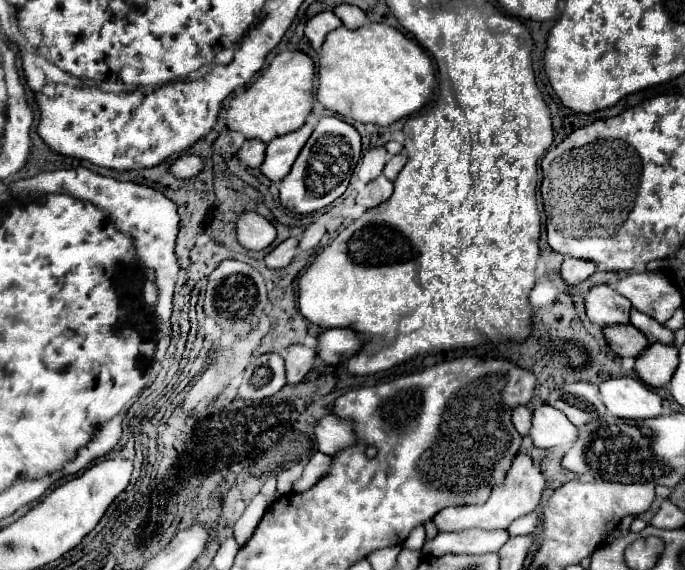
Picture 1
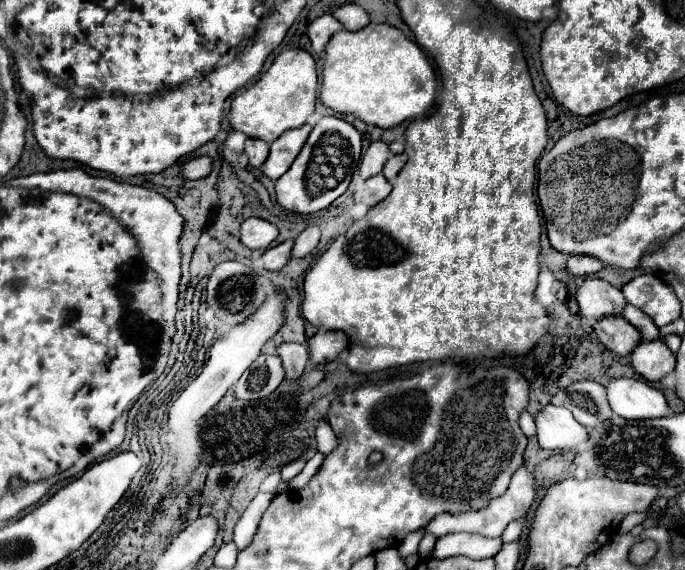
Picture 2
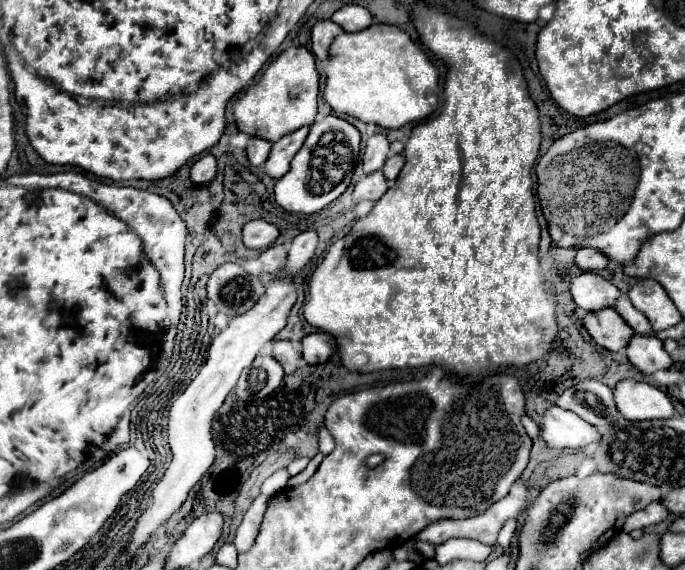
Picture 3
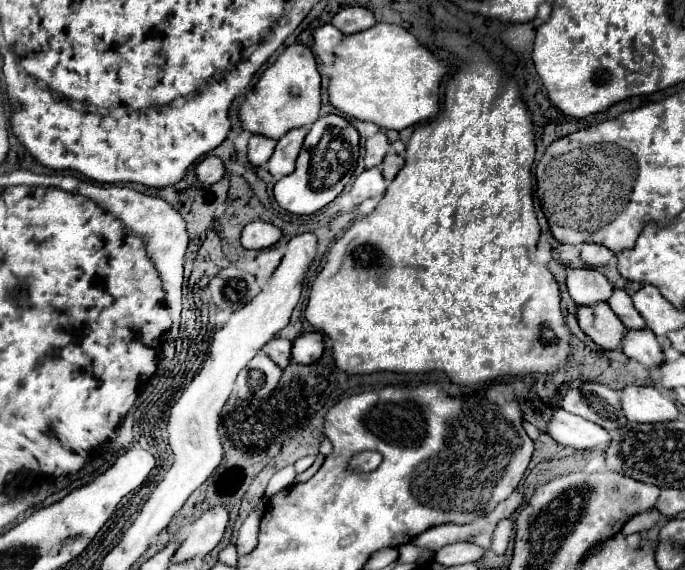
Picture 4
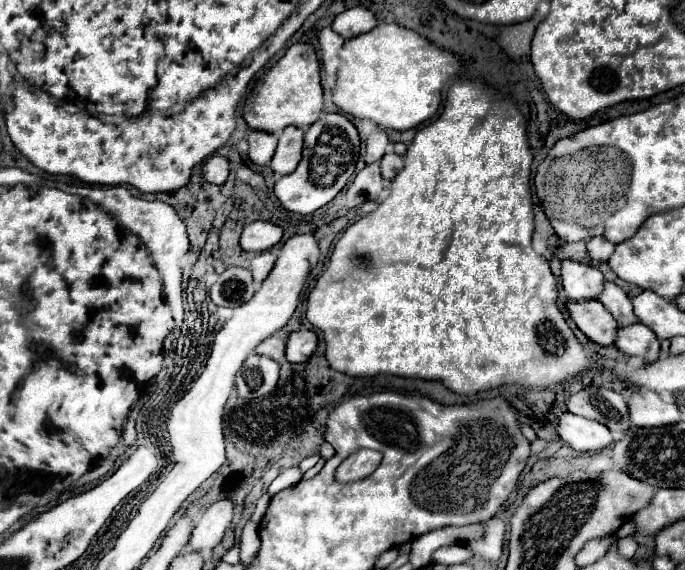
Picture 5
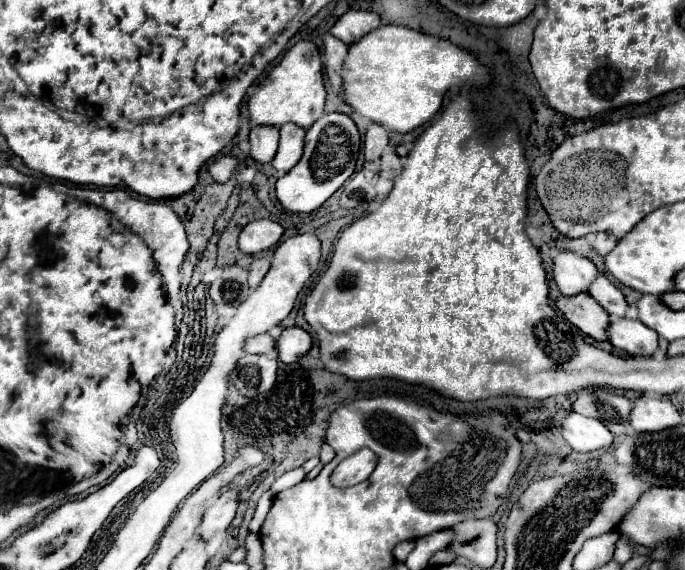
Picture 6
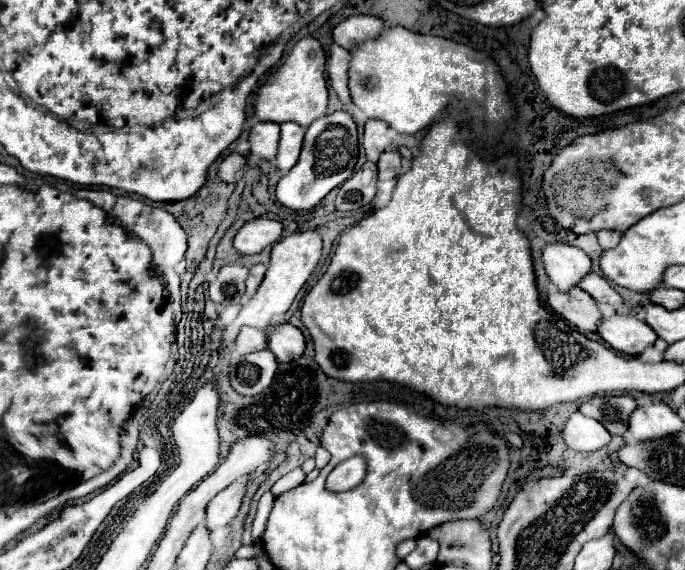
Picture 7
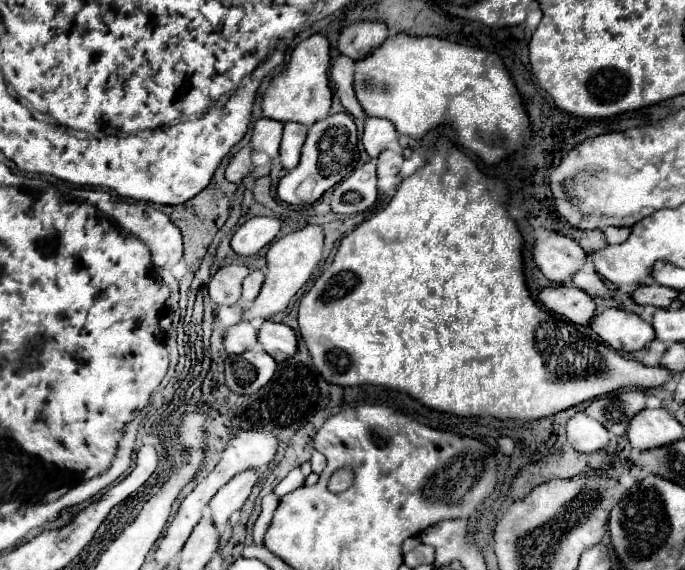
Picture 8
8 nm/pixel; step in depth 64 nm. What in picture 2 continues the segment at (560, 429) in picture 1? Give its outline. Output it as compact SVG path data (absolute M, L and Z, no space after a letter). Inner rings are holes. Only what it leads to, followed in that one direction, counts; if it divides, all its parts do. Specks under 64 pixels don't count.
M544 406L536 416L536 438L540 448L548 450L574 450L586 442L588 432L574 416L562 406Z

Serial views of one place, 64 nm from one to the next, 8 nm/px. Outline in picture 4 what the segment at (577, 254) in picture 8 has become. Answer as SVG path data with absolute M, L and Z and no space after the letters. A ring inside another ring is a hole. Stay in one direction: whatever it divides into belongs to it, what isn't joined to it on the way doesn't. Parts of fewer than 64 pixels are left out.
M570 268L566 278L568 292L578 306L592 306L598 302L606 302L612 296L614 286L606 280L604 274L592 268Z

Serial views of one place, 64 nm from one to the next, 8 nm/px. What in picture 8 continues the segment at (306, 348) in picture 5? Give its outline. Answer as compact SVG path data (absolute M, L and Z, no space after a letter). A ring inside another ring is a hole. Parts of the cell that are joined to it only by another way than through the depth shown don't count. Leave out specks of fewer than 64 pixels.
M264 322L260 326L258 340L262 348L280 364L288 358L292 358L298 350L298 336L296 332L286 326L286 324L274 324L274 322Z

